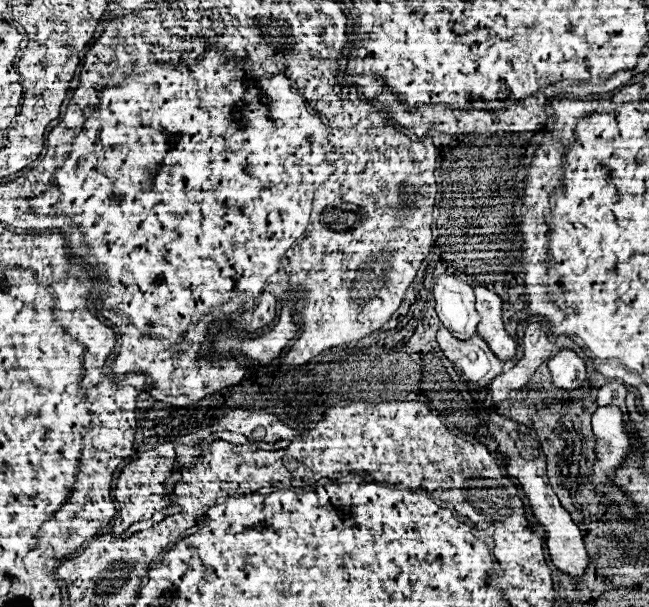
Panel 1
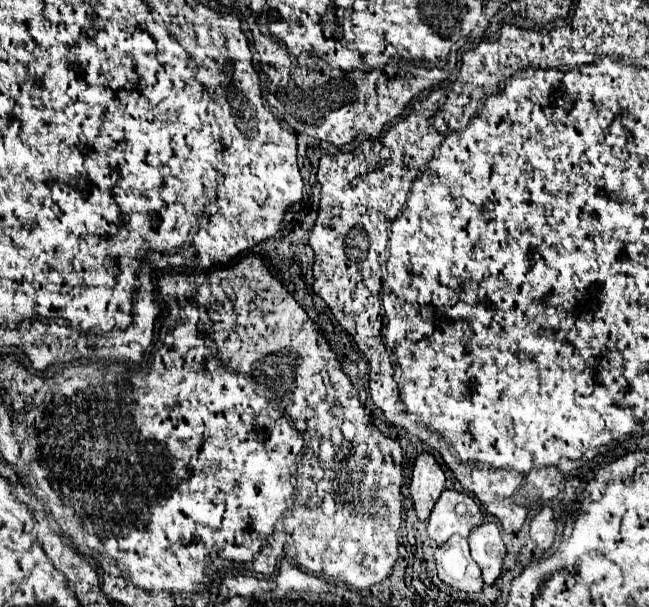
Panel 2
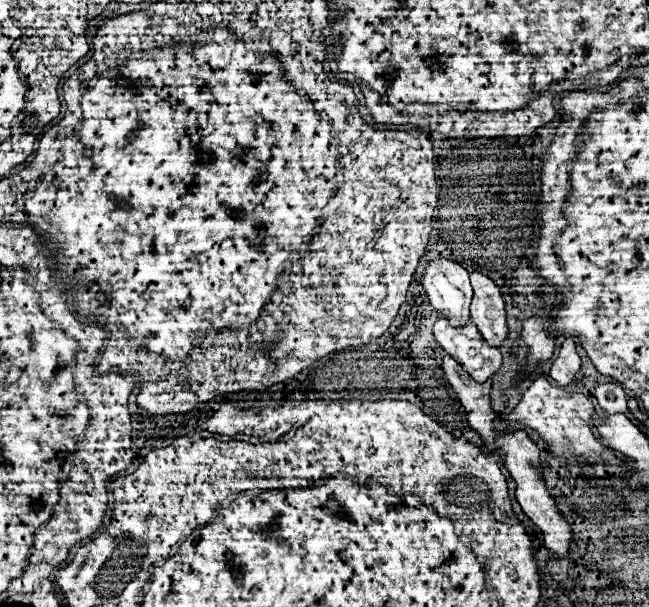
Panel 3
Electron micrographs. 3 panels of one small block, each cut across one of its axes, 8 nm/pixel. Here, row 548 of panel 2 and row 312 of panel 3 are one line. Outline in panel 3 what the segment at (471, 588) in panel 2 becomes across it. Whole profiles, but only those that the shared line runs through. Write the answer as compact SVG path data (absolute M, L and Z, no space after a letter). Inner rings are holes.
M446 258L432 260L426 266L420 284L424 286L438 316L446 318L456 328L470 322L468 308L472 302L472 286L466 268Z

